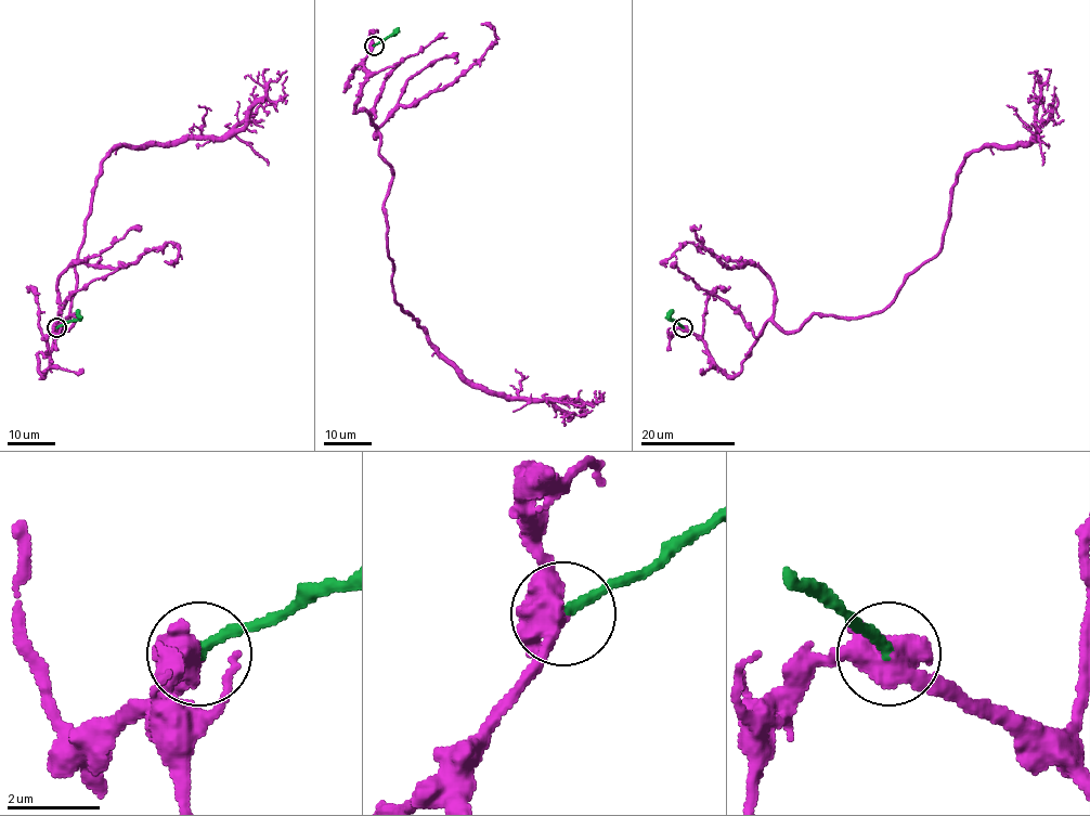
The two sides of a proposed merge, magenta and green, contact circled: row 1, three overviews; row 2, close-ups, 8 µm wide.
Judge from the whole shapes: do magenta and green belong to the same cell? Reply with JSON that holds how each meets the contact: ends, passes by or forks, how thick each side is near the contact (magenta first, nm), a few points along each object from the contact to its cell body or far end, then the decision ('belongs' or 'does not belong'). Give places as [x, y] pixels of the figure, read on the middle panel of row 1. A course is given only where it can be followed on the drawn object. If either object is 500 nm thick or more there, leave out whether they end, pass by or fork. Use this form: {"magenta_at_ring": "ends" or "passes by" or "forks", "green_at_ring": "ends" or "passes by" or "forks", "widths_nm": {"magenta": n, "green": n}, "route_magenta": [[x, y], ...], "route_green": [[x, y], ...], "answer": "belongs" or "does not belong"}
{"widths_nm": {"magenta": 600, "green": 240}, "route_magenta": [[374, 46], [355, 113], [368, 114], [393, 176], [384, 203], [394, 300], [489, 390], [584, 403], [604, 396]], "route_green": [[374, 46], [394, 36]], "answer": "belongs"}

